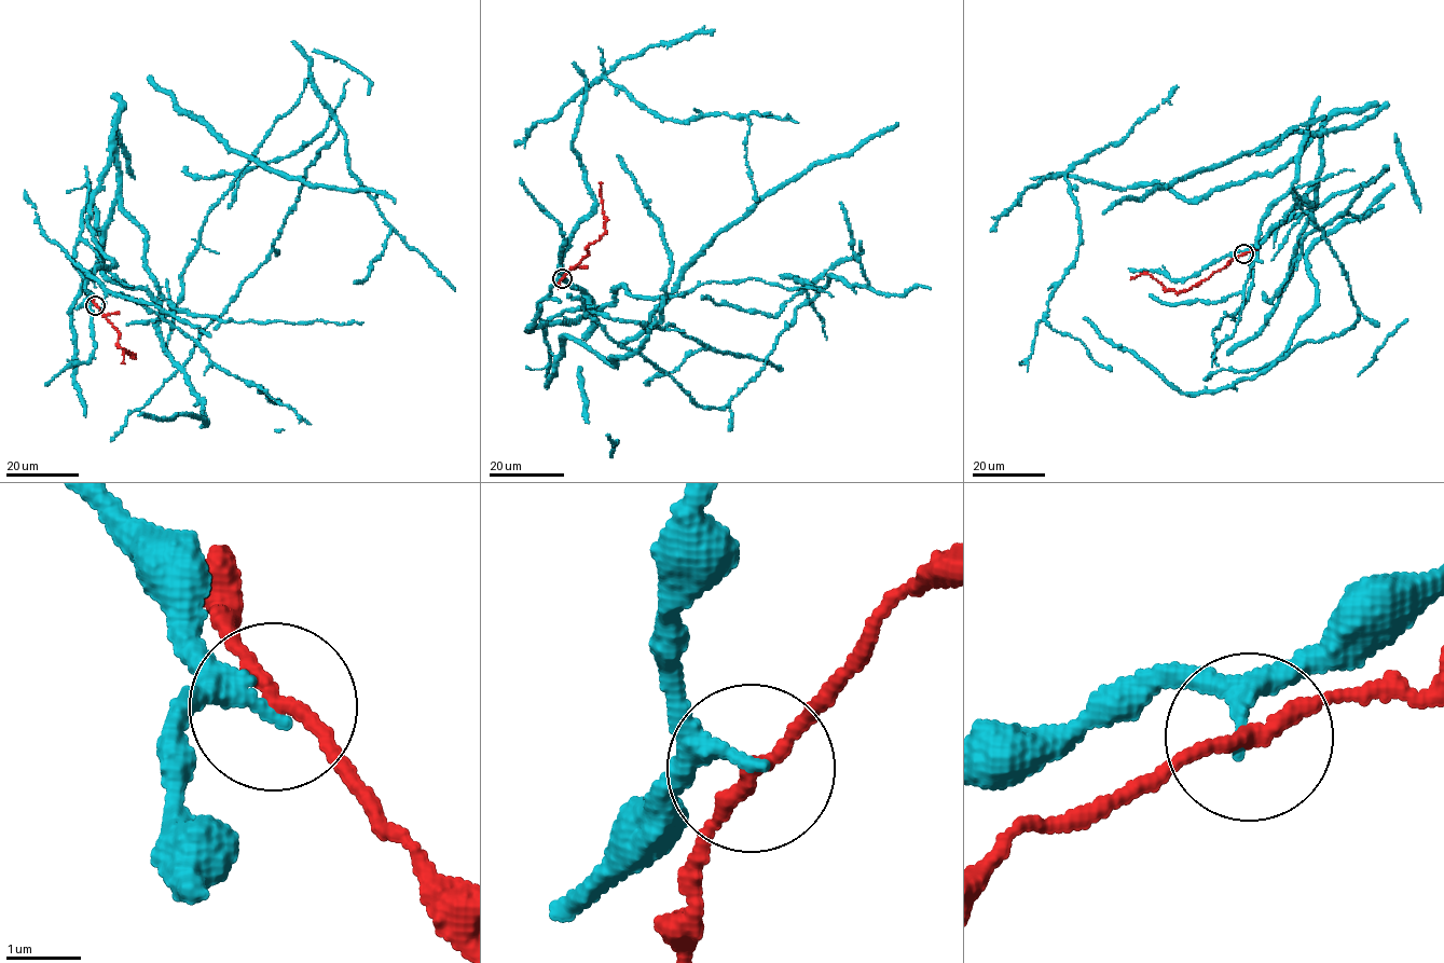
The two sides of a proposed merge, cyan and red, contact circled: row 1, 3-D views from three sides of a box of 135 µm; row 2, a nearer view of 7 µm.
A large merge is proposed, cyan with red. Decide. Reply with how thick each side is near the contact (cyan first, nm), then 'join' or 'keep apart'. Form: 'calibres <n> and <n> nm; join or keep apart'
calibres 220 and 190 nm; keep apart

